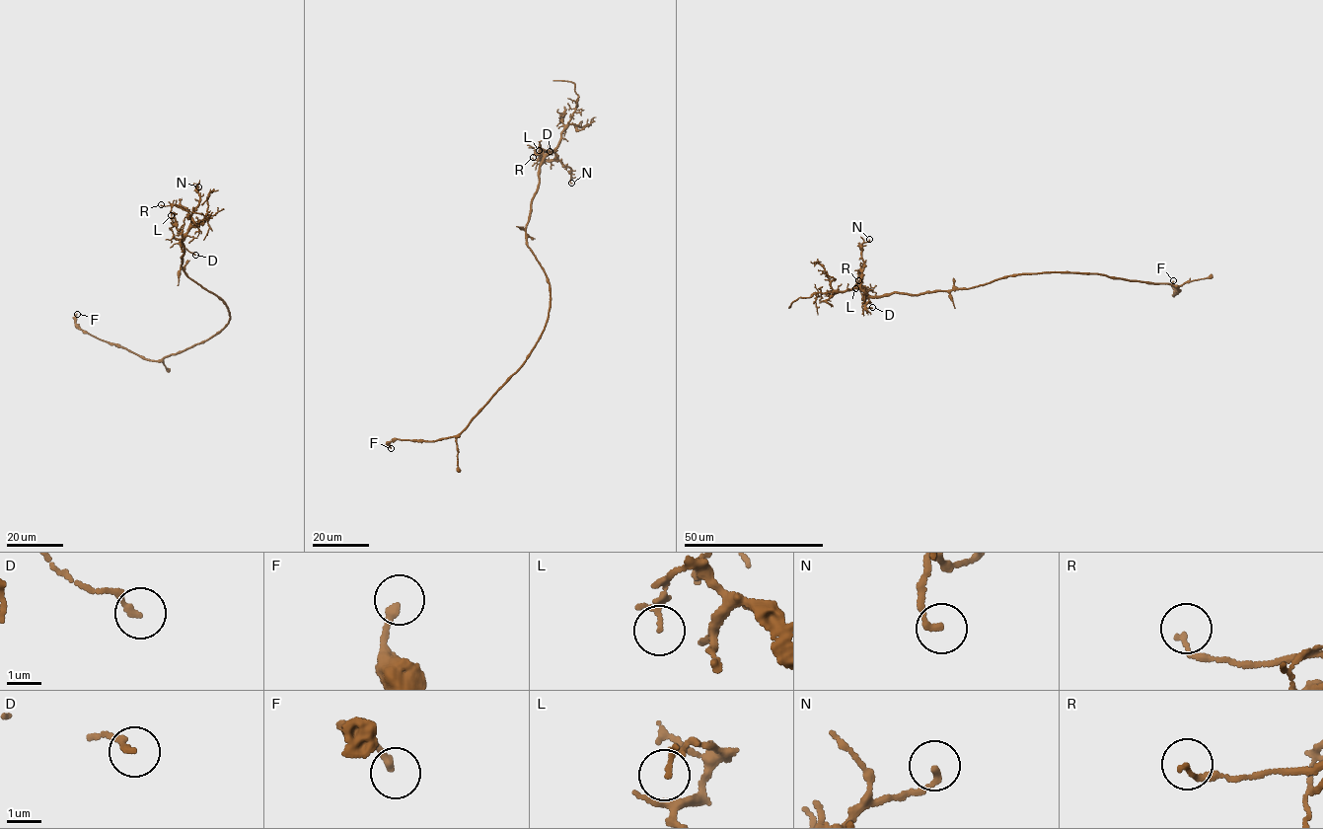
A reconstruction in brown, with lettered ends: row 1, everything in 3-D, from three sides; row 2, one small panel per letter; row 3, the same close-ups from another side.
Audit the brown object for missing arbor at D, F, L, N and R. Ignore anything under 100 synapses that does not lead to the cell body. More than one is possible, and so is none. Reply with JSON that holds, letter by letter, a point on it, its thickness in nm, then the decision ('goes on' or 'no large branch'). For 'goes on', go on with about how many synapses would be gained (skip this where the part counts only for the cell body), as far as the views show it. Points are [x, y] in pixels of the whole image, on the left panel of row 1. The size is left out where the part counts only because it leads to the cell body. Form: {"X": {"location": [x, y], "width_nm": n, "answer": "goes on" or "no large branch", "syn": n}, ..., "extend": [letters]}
{"D": {"location": [195, 255], "width_nm": 180, "answer": "no large branch"}, "F": {"location": [77, 314], "width_nm": 200, "answer": "no large branch"}, "L": {"location": [171, 215], "width_nm": 130, "answer": "no large branch"}, "N": {"location": [198, 187], "width_nm": 160, "answer": "no large branch"}, "R": {"location": [161, 204], "width_nm": 110, "answer": "no large branch"}, "extend": []}

